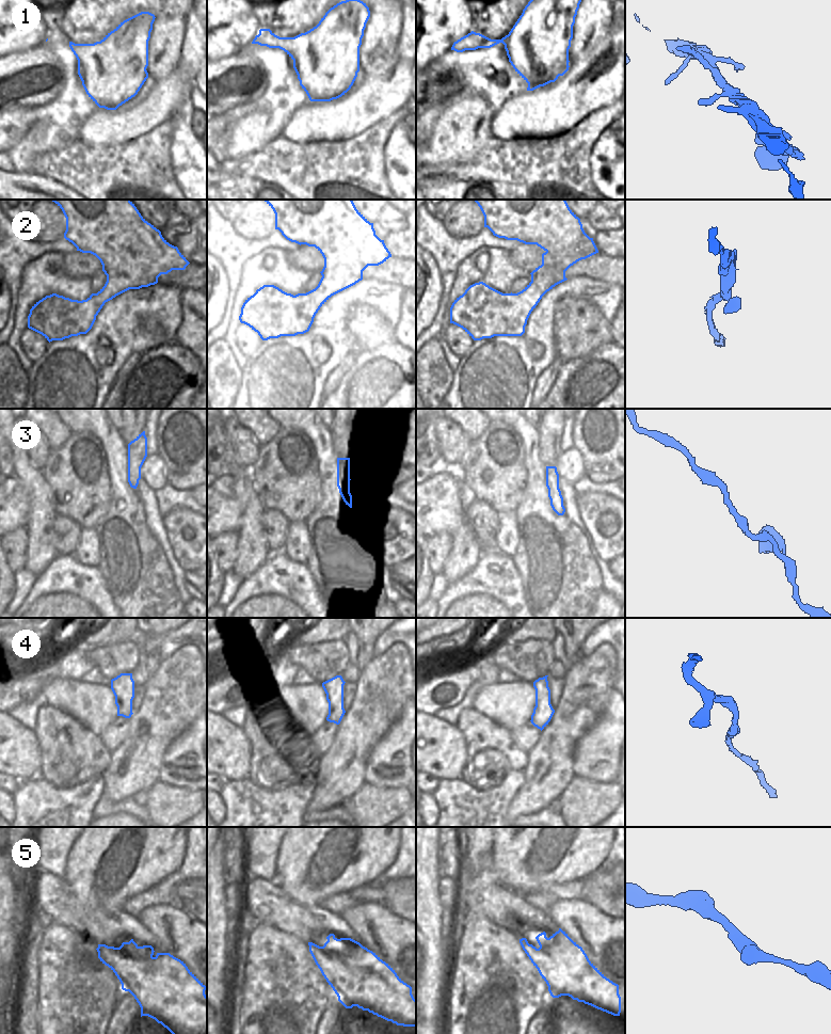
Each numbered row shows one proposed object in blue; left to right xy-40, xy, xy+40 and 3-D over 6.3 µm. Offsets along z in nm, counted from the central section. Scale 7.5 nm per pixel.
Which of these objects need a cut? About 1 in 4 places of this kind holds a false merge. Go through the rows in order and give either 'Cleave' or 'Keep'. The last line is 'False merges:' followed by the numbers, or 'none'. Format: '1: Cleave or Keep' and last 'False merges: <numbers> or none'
1: Keep
2: Keep
3: Keep
4: Keep
5: Keep
False merges: none.

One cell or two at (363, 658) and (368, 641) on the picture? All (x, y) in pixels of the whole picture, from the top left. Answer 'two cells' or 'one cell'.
one cell

